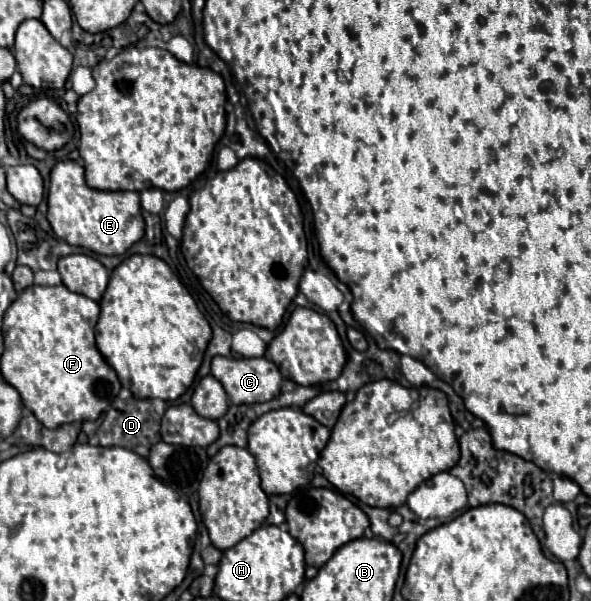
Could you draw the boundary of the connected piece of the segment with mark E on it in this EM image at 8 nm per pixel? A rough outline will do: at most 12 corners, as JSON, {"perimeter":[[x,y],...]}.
{"perimeter":[[51,171],[47,219],[69,245],[123,255],[143,237],[137,191]]}

